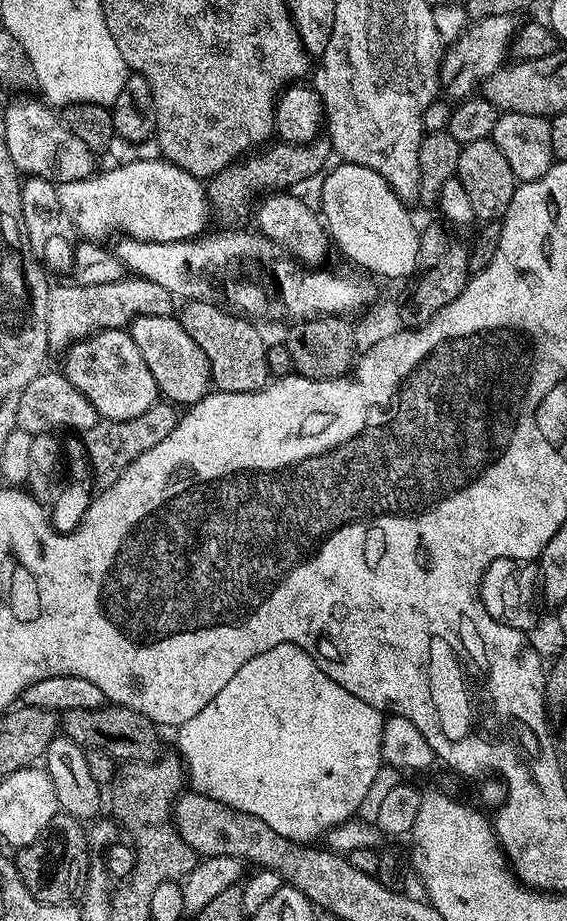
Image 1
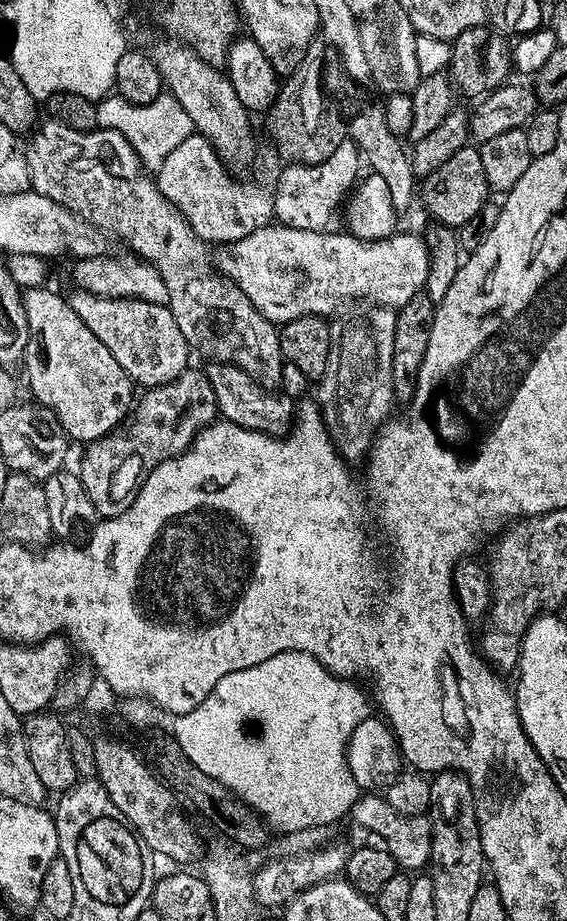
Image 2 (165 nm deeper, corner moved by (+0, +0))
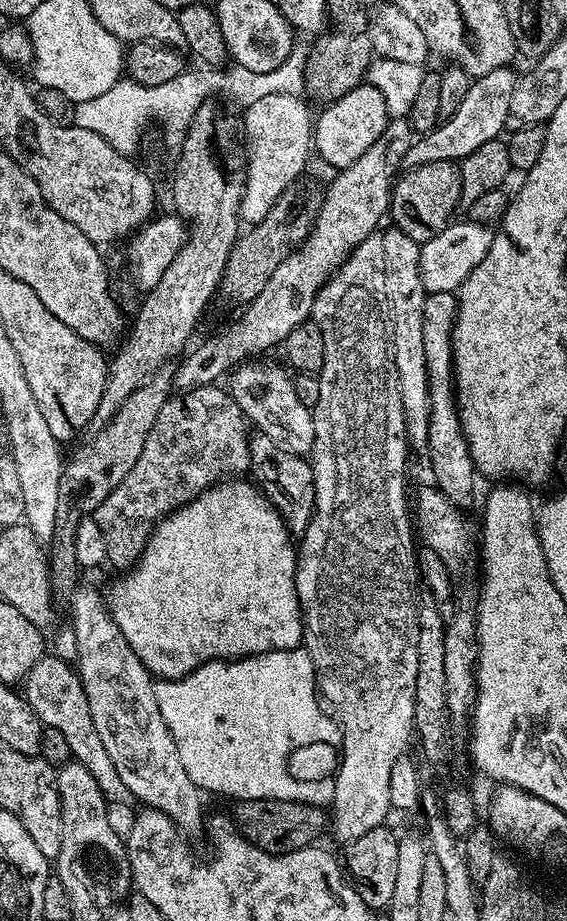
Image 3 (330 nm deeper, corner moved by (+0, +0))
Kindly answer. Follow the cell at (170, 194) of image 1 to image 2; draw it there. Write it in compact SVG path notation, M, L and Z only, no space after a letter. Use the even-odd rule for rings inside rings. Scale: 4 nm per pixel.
M193 134L178 150L166 154L166 162L154 177L158 190L181 212L198 238L212 246L227 246L264 228L274 216L269 189L232 180L231 175L215 146L205 136Z

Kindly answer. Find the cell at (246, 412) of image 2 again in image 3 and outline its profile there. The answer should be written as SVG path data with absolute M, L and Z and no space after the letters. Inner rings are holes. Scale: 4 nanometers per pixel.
M263 434L253 435L248 445L252 459L250 468L253 473L256 471L255 479L262 485L264 494L284 519L284 525L289 532L302 534L311 522L316 509L316 491L311 463L305 457L295 456L290 450L278 446L274 438Z

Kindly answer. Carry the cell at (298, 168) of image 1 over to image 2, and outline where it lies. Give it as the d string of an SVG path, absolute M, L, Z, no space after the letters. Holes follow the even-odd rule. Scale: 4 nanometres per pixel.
M313 42L302 62L280 85L276 101L266 113L268 132L280 151L281 161L293 164L324 163L346 138L346 124L340 112L328 101L320 85L320 48Z

